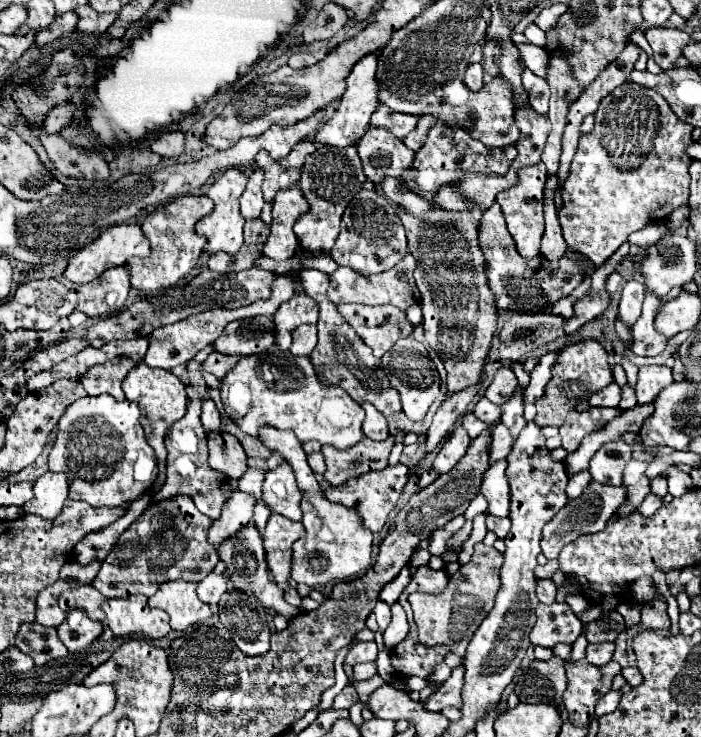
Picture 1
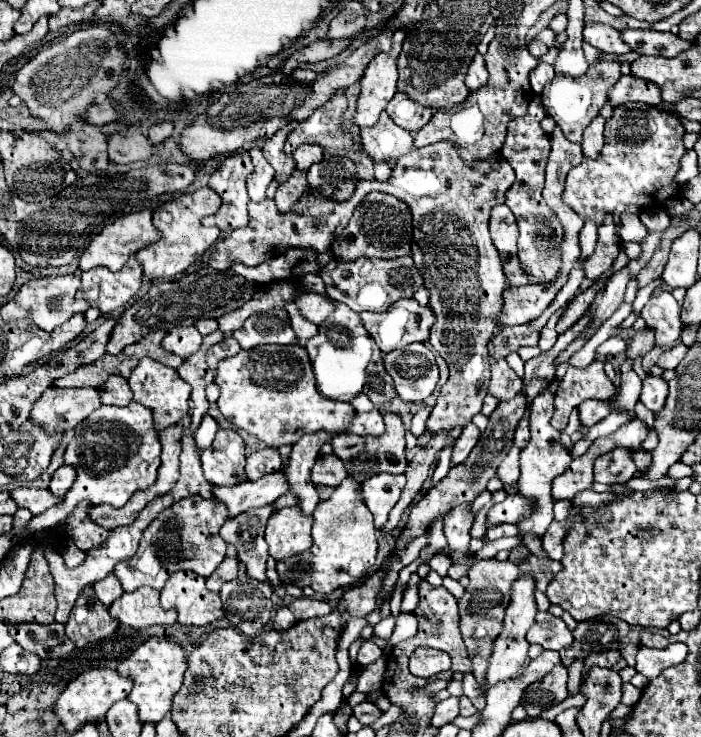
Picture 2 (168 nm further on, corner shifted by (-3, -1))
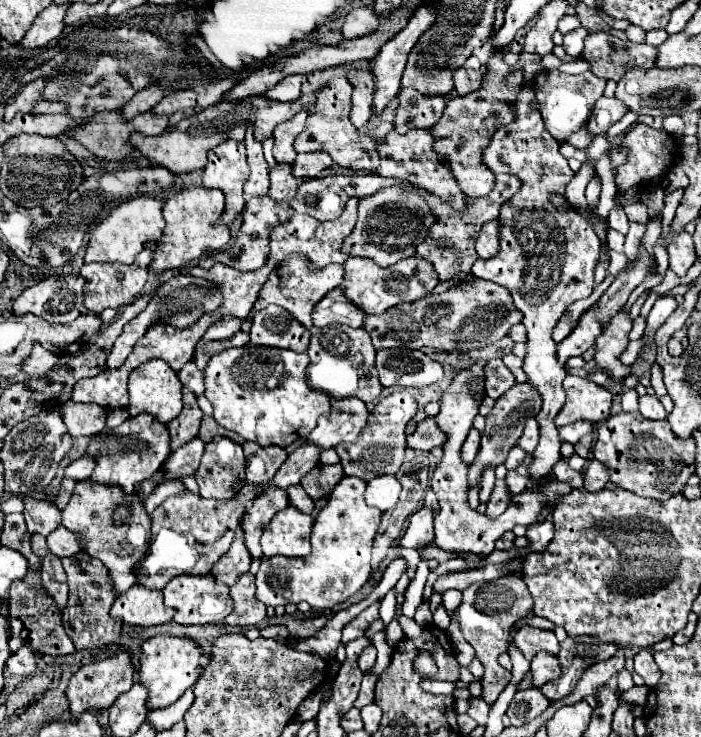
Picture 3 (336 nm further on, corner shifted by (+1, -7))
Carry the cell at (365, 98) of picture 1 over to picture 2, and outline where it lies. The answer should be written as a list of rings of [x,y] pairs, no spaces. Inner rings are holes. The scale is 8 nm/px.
[[[407,29],[395,31],[391,51],[375,55],[365,69],[355,113],[355,125],[359,129],[371,127],[379,119],[379,113],[385,109],[387,101],[397,93],[397,57],[401,53],[405,33]]]

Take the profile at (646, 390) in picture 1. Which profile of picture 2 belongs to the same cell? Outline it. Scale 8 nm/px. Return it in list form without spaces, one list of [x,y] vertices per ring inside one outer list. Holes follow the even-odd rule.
[[[647,377],[643,381],[641,391],[643,405],[653,413],[659,413],[665,407],[665,399],[667,399],[667,383],[661,377]]]

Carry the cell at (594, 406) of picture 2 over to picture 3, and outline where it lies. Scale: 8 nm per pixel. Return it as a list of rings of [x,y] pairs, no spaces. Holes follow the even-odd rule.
[[[575,421],[575,423],[569,423],[569,425],[561,427],[561,429],[559,429],[559,435],[561,435],[563,441],[569,441],[569,443],[575,445],[583,435],[591,433],[593,427],[595,427],[595,425],[589,423],[589,421]]]

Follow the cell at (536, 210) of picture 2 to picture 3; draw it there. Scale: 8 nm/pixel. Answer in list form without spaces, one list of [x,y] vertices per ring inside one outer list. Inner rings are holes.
[[[525,85],[521,89],[521,95],[517,95],[517,119],[505,127],[499,127],[493,133],[493,139],[489,143],[489,147],[485,149],[485,163],[493,173],[509,173],[515,175],[521,181],[521,189],[513,195],[513,199],[509,199],[509,203],[505,203],[501,207],[501,215],[499,215],[499,223],[501,223],[501,249],[497,253],[497,257],[485,261],[485,259],[477,259],[477,263],[473,265],[473,275],[477,279],[487,279],[493,283],[499,283],[503,287],[507,287],[511,291],[511,297],[515,301],[515,307],[523,313],[523,325],[527,327],[527,357],[525,357],[525,365],[523,371],[529,377],[531,387],[541,395],[543,399],[543,407],[537,413],[537,423],[541,429],[541,437],[539,437],[539,445],[537,449],[531,453],[531,465],[527,467],[529,479],[535,483],[541,481],[549,481],[553,477],[553,467],[563,459],[559,447],[561,447],[561,439],[559,439],[559,431],[553,423],[557,411],[561,411],[563,403],[565,403],[565,393],[561,389],[561,381],[565,379],[565,367],[561,367],[561,363],[557,363],[555,357],[555,341],[551,339],[551,331],[555,327],[555,323],[559,321],[559,317],[563,315],[563,311],[577,299],[589,297],[593,291],[593,271],[599,259],[599,249],[601,249],[601,241],[593,229],[591,223],[587,223],[581,213],[577,213],[573,207],[569,207],[567,215],[559,213],[553,203],[549,201],[551,193],[565,193],[565,185],[571,181],[573,171],[567,165],[567,159],[559,153],[559,143],[549,135],[549,131],[543,125],[543,119],[539,115],[539,111],[535,111],[535,107],[531,105],[531,99],[535,97],[533,89],[529,85]]]

